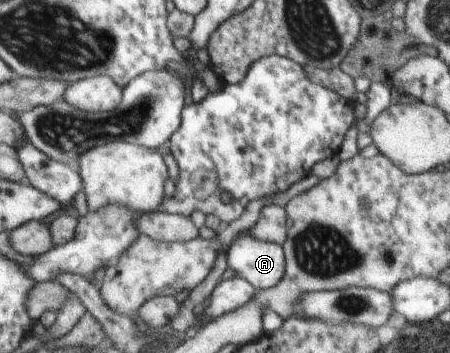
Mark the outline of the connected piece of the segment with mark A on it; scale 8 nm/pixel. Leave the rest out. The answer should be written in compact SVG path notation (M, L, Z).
M237 235L231 241L225 262L233 275L245 279L254 289L274 288L286 273L286 253L275 243Z

